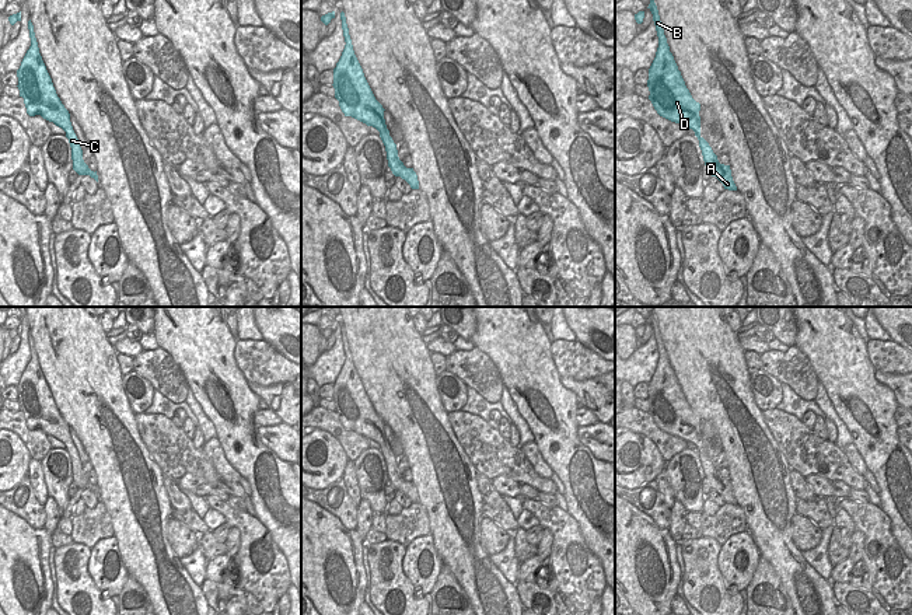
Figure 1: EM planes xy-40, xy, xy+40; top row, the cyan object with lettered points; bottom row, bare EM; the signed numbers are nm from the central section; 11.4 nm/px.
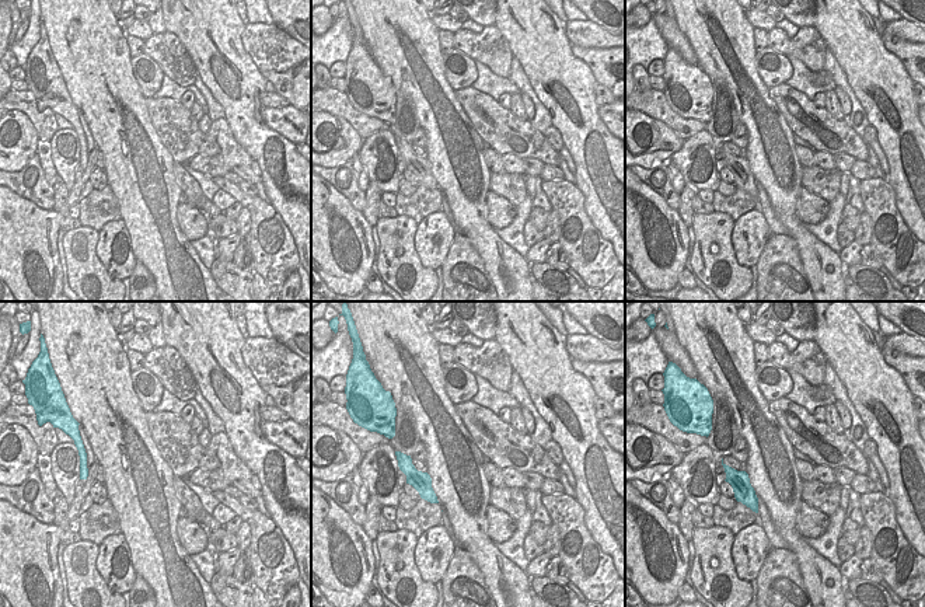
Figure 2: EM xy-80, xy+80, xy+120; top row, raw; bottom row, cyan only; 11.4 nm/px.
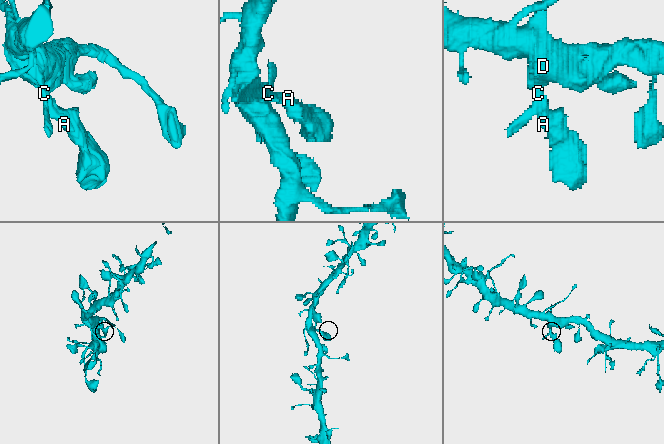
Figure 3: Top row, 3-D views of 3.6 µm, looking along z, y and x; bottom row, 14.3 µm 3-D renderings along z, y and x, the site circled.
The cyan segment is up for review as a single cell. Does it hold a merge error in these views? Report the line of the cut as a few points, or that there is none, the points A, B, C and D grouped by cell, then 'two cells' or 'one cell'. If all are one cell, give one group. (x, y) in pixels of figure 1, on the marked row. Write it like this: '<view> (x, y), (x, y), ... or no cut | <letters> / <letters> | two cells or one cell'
no cut | A B C D | one cell

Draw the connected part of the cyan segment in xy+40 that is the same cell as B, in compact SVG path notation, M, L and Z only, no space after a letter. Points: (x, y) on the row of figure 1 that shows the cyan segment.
M650 0L647 8L653 14L658 36L656 57L649 69L649 99L660 116L695 132L705 165L709 167L710 175L716 177L724 189L737 191L730 165L720 164L709 143L700 136L700 104L692 98L670 52L654 0Z

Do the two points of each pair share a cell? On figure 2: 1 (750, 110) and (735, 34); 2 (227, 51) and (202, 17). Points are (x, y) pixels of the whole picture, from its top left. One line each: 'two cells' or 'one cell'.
1: one cell
2: one cell

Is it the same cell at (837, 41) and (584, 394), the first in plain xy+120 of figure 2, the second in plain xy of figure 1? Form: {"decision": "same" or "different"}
{"decision": "different"}

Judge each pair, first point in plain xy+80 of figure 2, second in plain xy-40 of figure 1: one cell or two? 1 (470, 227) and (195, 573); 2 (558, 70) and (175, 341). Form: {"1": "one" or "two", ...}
{"1": "two", "2": "one"}

